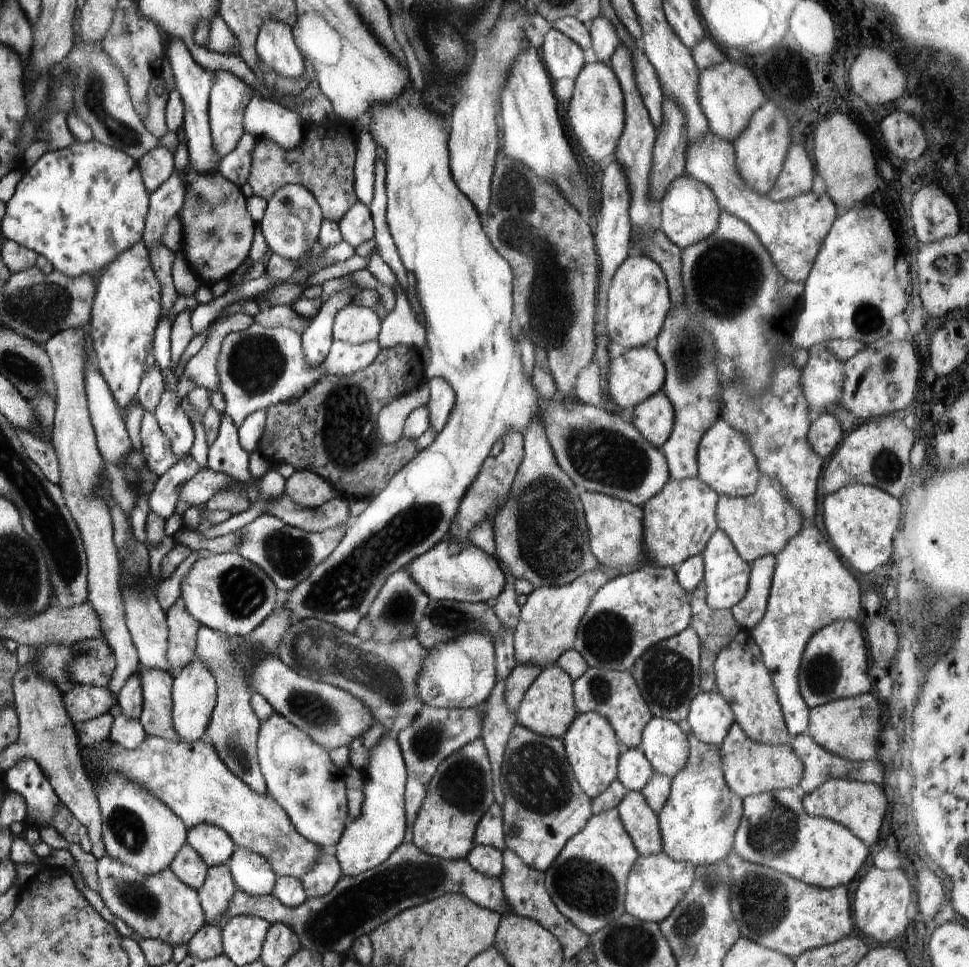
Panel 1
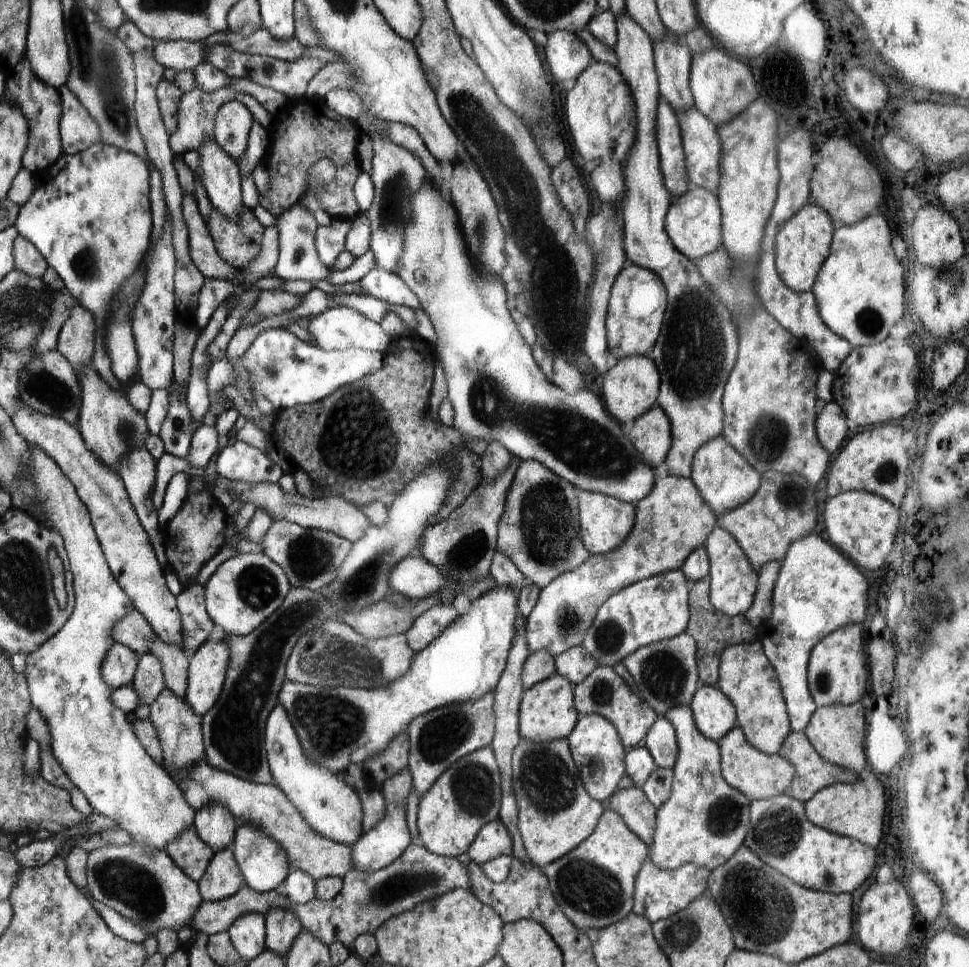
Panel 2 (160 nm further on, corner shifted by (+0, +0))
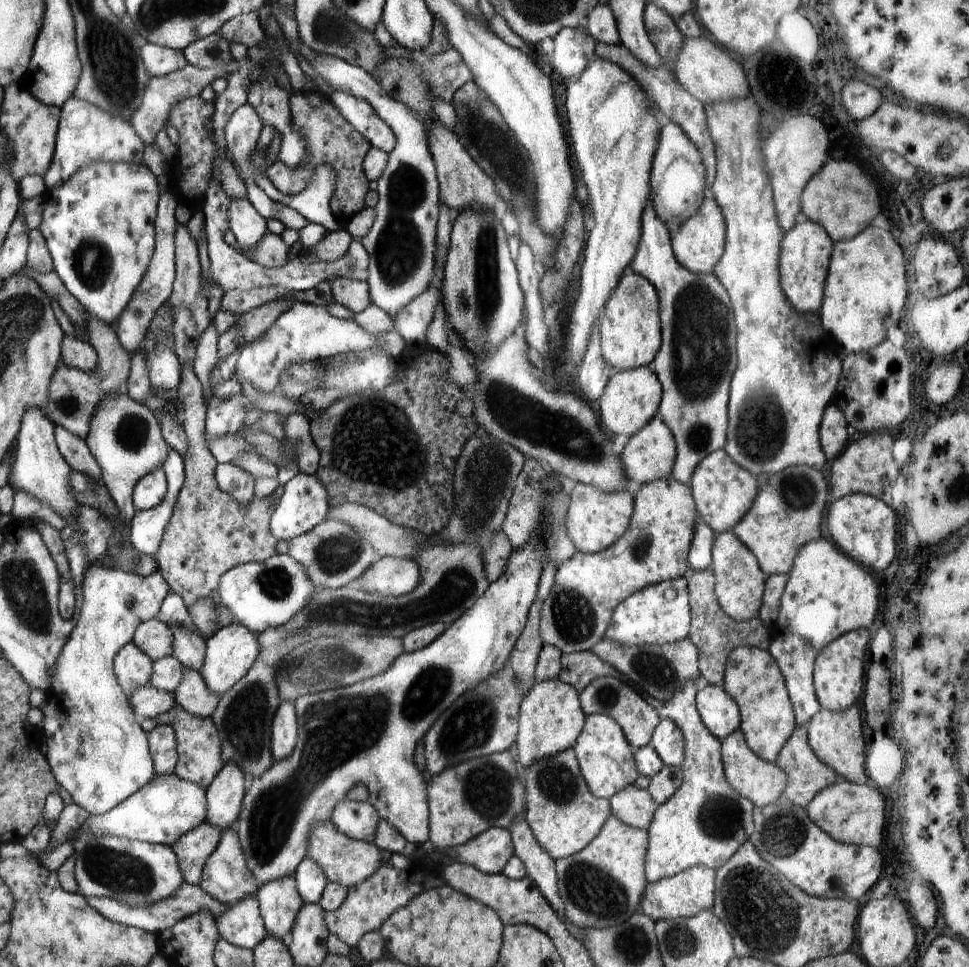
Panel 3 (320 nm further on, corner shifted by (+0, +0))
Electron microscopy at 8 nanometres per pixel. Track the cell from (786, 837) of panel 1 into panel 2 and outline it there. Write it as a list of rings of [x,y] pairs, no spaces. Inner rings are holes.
[[[787,793],[777,797],[751,801],[749,825],[744,846],[747,846],[762,862],[787,876],[800,886],[825,893],[852,893],[871,877],[876,866],[876,852],[871,846],[856,839],[834,834],[825,828],[810,822],[805,811],[805,803],[788,796]]]

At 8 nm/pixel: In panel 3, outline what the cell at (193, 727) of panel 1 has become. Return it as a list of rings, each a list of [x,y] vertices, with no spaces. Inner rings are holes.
[[[234,622],[222,626],[205,640],[206,653],[200,674],[204,684],[206,684],[206,690],[222,696],[229,689],[232,689],[232,686],[237,684],[238,680],[252,668],[252,662],[256,662],[258,652],[260,652],[256,635],[250,632],[246,626],[240,626],[237,622]]]

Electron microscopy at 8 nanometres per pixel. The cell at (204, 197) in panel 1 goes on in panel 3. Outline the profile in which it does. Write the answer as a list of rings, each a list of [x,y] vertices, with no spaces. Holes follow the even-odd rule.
[[[266,230],[266,234],[262,236],[262,240],[254,248],[250,248],[250,250],[240,248],[238,242],[234,245],[234,250],[242,252],[248,260],[252,260],[252,262],[256,262],[256,264],[260,264],[260,266],[266,268],[279,268],[287,264],[290,249],[290,247],[282,242],[280,236],[272,234],[270,230]]]

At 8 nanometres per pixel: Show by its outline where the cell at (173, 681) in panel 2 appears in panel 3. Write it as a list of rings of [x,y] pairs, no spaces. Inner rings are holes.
[[[188,666],[184,668],[182,680],[176,686],[173,696],[183,710],[199,718],[210,718],[220,700],[218,694],[206,690],[206,684],[198,670]]]

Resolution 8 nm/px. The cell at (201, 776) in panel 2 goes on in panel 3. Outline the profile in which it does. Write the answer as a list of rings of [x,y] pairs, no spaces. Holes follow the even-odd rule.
[[[324,820],[316,822],[312,826],[310,840],[306,846],[306,858],[314,860],[314,864],[318,864],[327,881],[338,882],[346,888],[365,882],[370,874],[374,874],[378,870],[378,866],[387,863],[382,860],[382,851],[376,844],[350,839],[342,832],[338,832],[332,822]]]

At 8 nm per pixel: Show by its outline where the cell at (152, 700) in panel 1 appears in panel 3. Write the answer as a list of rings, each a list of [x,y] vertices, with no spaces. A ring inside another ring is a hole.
[[[174,704],[169,712],[173,715],[170,726],[174,730],[177,748],[177,764],[174,776],[180,780],[192,782],[206,790],[223,766],[218,730],[210,718],[193,716],[178,704]]]

